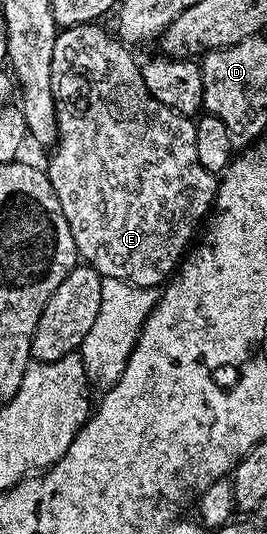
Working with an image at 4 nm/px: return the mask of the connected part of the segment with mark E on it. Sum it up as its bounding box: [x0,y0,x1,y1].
[45,23,219,289]

